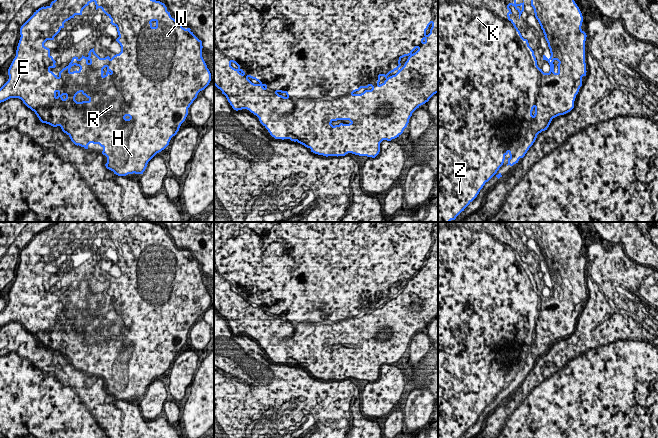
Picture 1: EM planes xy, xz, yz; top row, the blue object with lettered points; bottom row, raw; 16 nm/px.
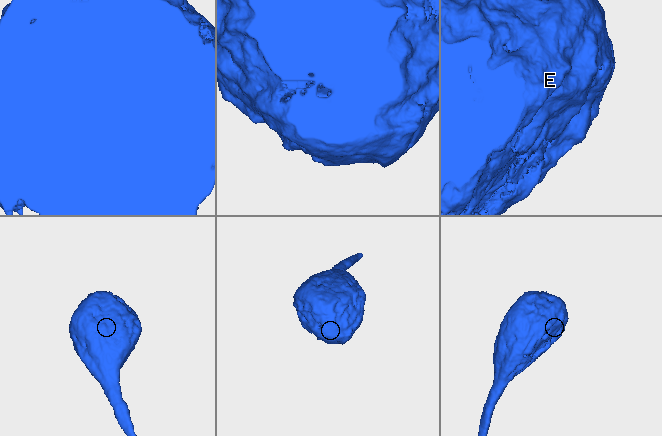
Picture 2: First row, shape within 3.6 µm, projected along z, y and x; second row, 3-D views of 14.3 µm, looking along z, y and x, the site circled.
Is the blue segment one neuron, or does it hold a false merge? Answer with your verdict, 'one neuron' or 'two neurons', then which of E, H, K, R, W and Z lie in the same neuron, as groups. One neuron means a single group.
one neuron; E H K R W Z

